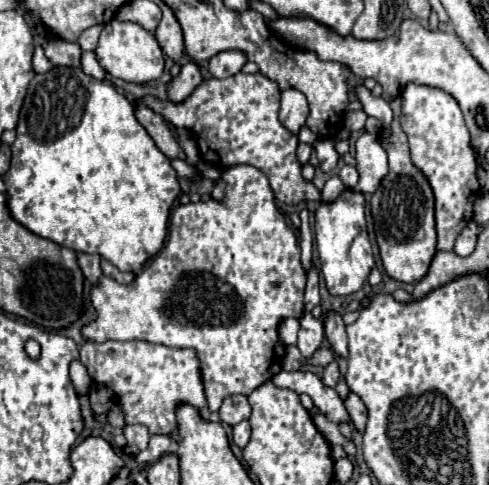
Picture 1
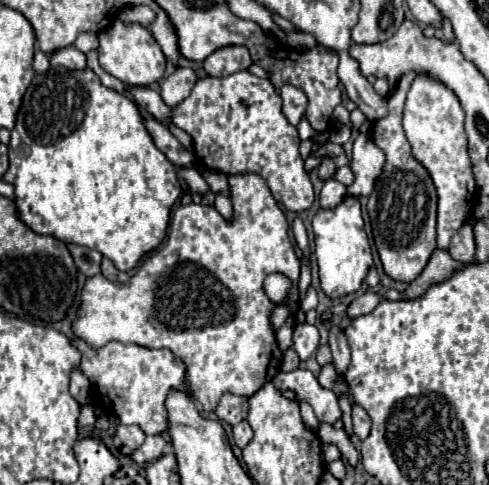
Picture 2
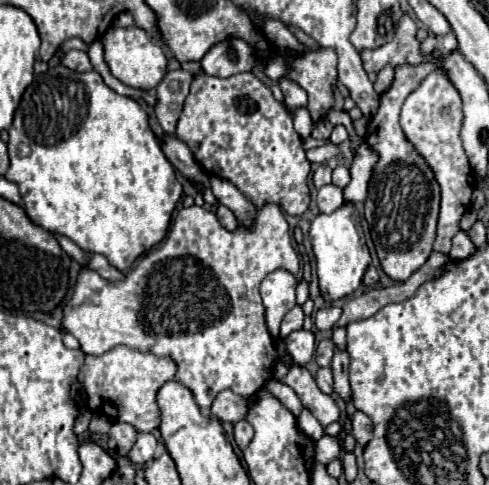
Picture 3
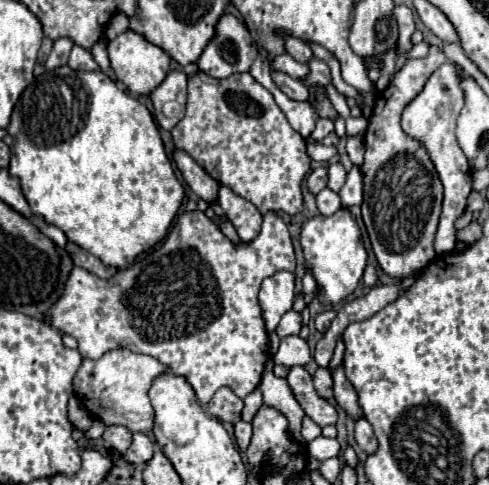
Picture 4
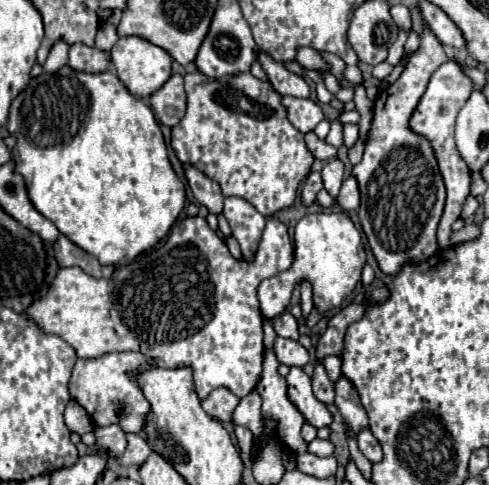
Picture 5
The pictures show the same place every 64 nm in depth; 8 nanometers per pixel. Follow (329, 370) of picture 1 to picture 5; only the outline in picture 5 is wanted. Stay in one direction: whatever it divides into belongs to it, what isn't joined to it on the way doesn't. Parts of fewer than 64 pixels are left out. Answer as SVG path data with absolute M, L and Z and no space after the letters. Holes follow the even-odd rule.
M318 362L316 368L314 368L314 374L312 374L312 390L314 390L314 396L320 402L324 402L326 406L334 404L334 384L328 378L322 362Z

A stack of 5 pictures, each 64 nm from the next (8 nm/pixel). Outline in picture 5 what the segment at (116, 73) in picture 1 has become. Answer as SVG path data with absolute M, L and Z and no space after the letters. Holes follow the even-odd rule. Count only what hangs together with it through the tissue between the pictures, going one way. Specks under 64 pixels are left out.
M138 36L120 38L110 50L110 60L116 68L118 78L126 84L128 92L136 98L142 98L142 100L148 100L152 96L152 92L160 90L168 82L168 78L172 76L172 58L170 58L170 54L166 50L162 50L160 46L154 46L148 40L138 38Z

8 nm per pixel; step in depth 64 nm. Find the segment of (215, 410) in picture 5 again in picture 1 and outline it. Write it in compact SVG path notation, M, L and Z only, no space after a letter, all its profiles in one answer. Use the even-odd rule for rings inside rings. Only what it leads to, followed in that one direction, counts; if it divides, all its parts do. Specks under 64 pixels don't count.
M226 396L218 414L220 414L220 420L230 426L234 426L242 420L248 420L250 418L248 398L246 396Z

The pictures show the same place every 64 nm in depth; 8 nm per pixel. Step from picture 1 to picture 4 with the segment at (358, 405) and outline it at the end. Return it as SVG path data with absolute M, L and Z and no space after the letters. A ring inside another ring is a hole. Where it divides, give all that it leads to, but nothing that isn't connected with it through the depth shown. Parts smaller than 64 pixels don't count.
M366 418L356 420L356 442L358 442L358 446L360 446L368 456L378 450L376 438L374 438L374 434L372 434L372 426L370 426L370 422L368 422Z

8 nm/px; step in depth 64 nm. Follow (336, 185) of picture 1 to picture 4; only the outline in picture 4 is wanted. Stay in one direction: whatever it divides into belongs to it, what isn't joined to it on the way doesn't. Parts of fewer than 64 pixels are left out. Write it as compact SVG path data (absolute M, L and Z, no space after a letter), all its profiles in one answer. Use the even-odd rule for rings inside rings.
M324 188L318 196L316 196L316 204L318 204L318 210L322 212L322 214L334 214L336 210L340 210L342 208L342 204L340 204L340 196L336 194L336 192L332 192L332 190L328 190L328 188Z

